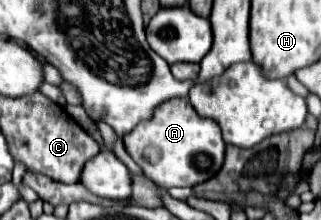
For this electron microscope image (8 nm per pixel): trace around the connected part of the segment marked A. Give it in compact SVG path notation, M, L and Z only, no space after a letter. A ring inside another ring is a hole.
M172 98L162 102L150 120L142 120L130 134L122 136L126 152L142 168L148 178L154 178L162 188L196 186L222 168L224 140L214 120L196 114L188 98Z

